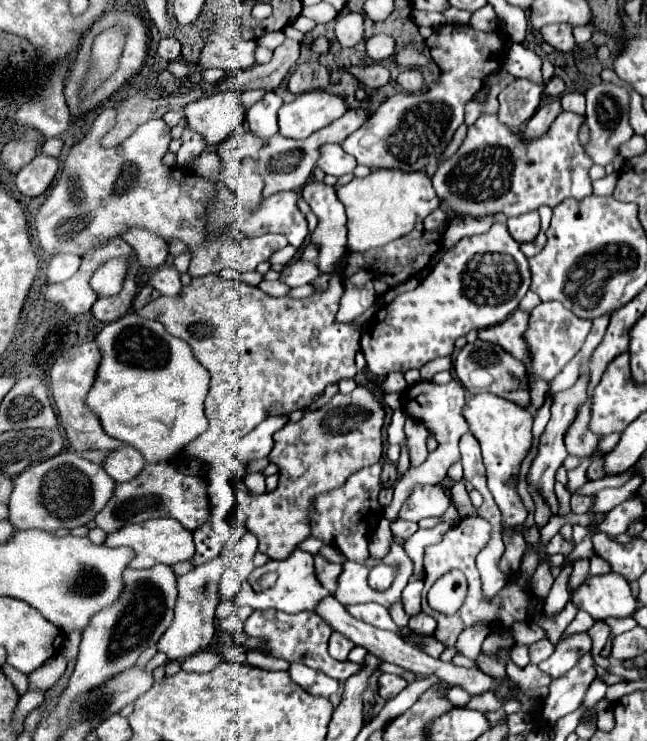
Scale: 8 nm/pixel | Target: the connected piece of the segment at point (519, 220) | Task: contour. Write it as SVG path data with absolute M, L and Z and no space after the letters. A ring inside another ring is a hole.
M528 212L508 220L508 232L518 242L532 242L534 236L540 232L540 216L538 212Z

